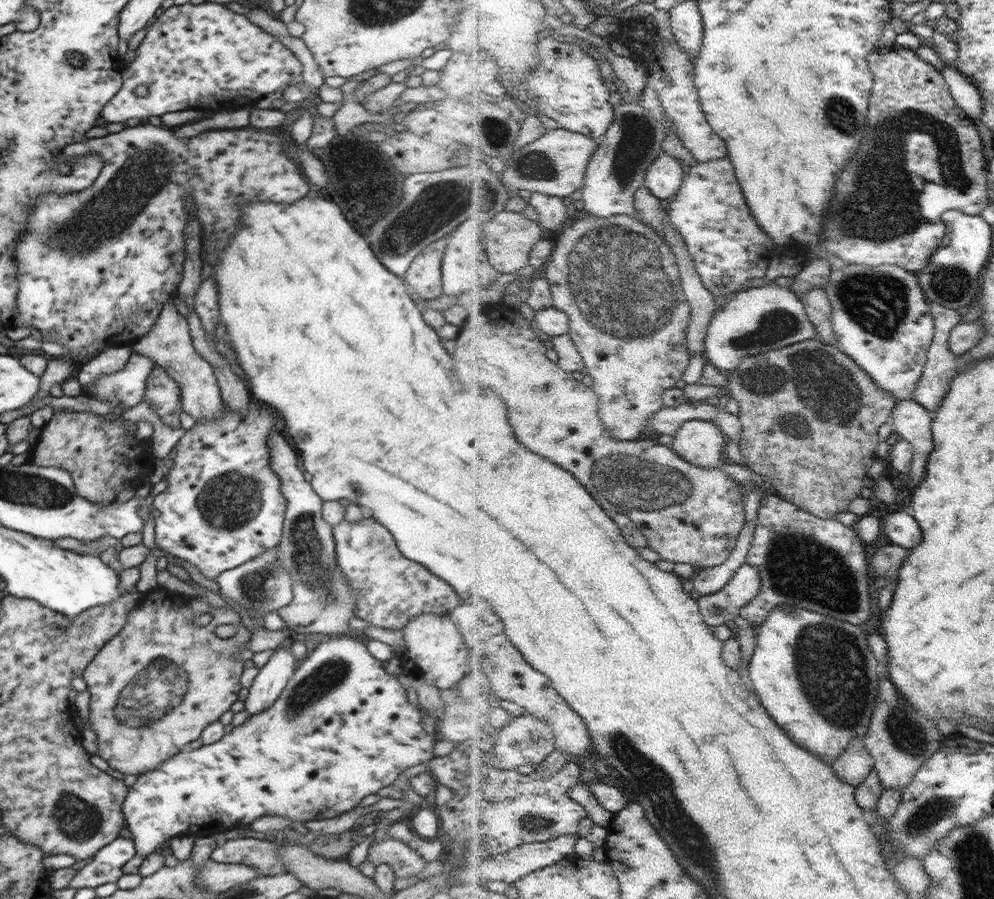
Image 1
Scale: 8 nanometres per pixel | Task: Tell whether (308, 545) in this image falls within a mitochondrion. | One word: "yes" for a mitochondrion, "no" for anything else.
yes

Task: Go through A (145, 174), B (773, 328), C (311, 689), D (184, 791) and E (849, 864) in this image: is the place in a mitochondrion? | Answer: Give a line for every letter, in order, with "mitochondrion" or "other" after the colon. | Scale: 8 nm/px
A: mitochondrion
B: mitochondrion
C: mitochondrion
D: other
E: other

